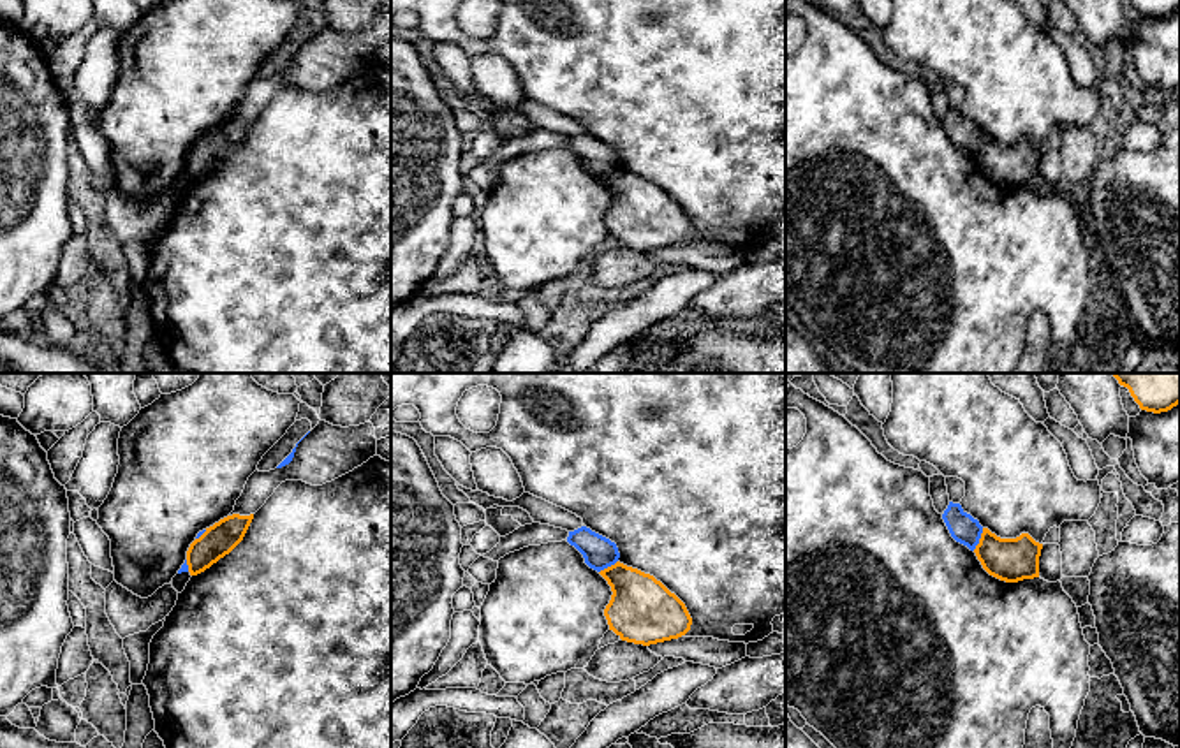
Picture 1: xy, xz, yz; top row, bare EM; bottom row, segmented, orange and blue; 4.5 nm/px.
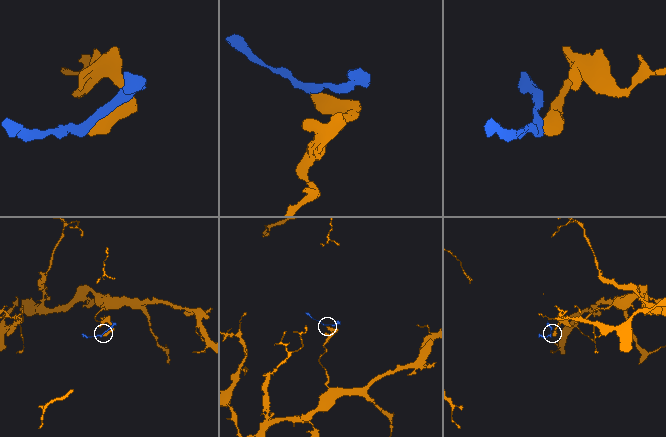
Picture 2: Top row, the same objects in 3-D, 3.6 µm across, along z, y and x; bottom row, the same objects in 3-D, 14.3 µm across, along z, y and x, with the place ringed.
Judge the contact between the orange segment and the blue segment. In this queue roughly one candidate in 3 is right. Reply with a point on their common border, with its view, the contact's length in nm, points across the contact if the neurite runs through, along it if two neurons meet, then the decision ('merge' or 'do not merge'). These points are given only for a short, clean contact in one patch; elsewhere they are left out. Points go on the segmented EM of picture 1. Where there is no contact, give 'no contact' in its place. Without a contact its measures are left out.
contact yz (980, 539); length 120 nm; way yz (1011, 560), (1001, 558), (980, 539), (964, 528); merge

